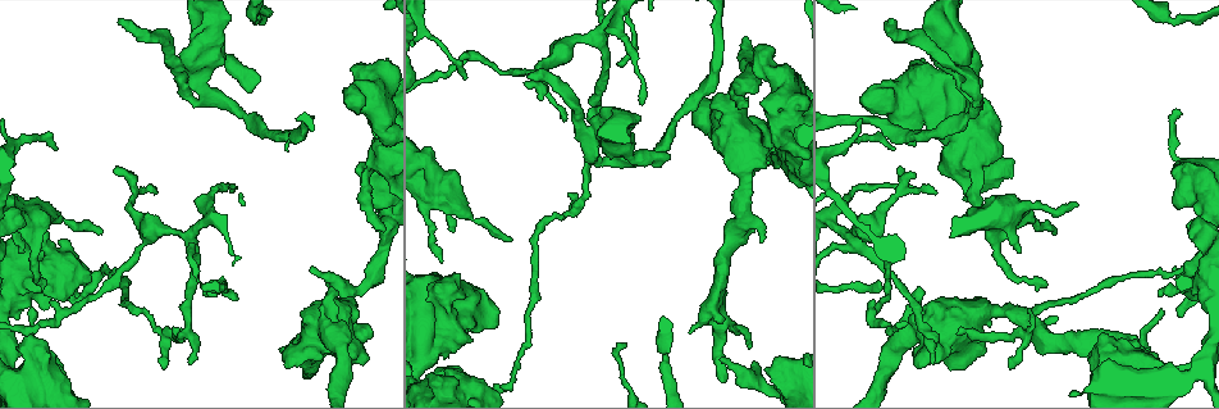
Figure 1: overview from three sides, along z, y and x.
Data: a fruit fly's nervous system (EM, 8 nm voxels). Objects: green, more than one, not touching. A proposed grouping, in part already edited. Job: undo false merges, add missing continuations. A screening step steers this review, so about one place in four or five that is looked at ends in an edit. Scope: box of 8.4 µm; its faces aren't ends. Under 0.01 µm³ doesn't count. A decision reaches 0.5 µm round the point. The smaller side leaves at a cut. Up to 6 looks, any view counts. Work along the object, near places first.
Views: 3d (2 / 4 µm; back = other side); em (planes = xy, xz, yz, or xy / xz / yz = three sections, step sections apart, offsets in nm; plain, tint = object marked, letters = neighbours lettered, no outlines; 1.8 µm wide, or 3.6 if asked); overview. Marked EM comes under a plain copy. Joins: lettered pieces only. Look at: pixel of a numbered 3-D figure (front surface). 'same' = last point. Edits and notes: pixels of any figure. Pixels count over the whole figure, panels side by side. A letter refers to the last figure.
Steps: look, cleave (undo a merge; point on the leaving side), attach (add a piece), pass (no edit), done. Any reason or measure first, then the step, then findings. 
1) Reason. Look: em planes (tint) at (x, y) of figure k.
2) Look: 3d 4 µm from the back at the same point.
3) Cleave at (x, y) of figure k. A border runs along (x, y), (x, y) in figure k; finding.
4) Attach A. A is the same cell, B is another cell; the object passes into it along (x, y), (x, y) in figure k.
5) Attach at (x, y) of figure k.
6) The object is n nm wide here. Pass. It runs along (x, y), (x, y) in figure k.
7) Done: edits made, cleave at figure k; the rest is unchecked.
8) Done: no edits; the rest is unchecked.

Four or more arms meet. Look: 3d 4 µm at (169, 231) of figure 1.

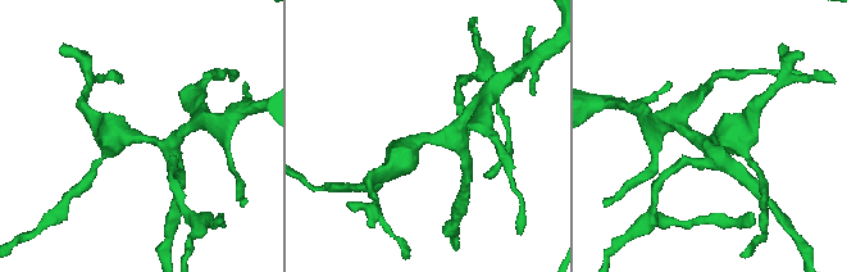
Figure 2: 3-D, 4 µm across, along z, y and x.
Look: em planes (letters) at (716, 135) of figure 2.

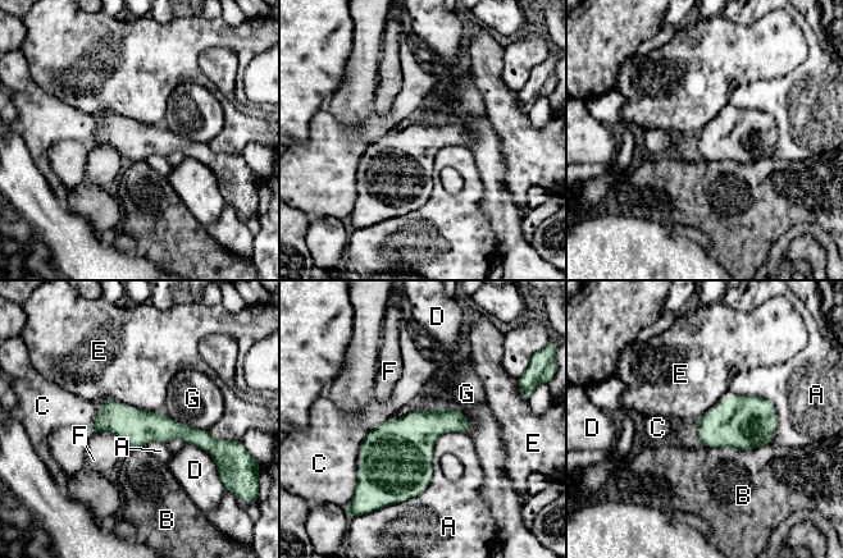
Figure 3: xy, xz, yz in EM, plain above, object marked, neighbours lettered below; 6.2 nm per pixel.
Pass. A, B, C, D, E, F and G are other cells; it runs along (96, 426), (178, 429), (210, 443) in figure 3; continuous, no second neuron.

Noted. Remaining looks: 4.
Tapers out. Look: 3d 2 µm at (642, 102) of figure 1.

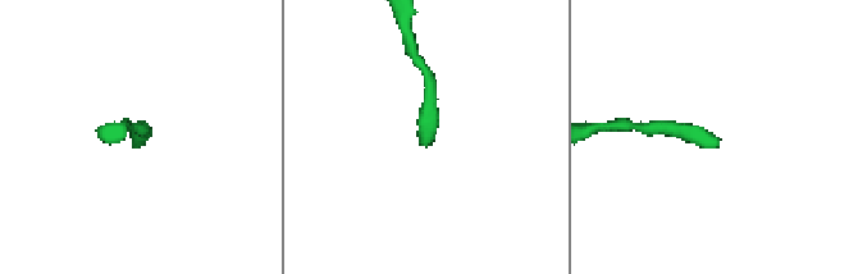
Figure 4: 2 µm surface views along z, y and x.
Look: em xy step 4 (letters) at (718, 145) of figure 4.

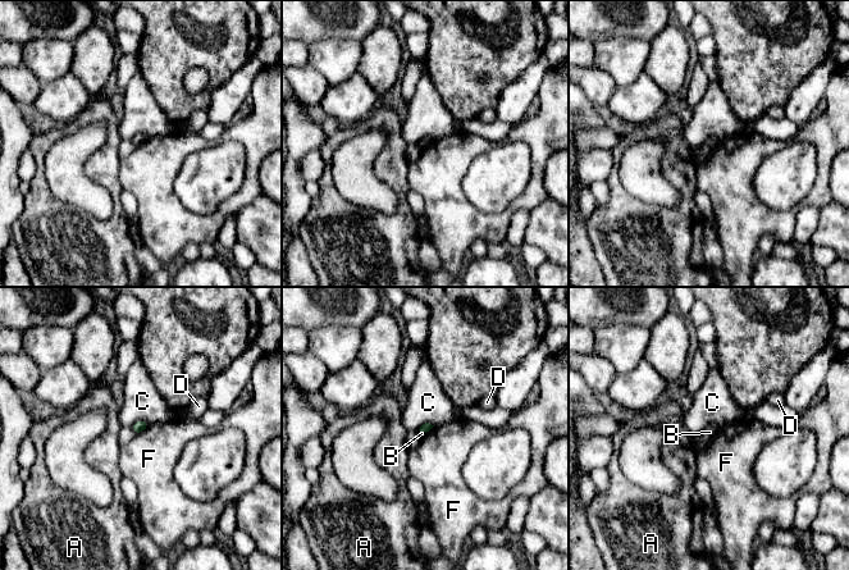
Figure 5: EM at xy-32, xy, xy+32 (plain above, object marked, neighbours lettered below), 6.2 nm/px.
Cut it another way. Look: em planes (letters) at the same point.

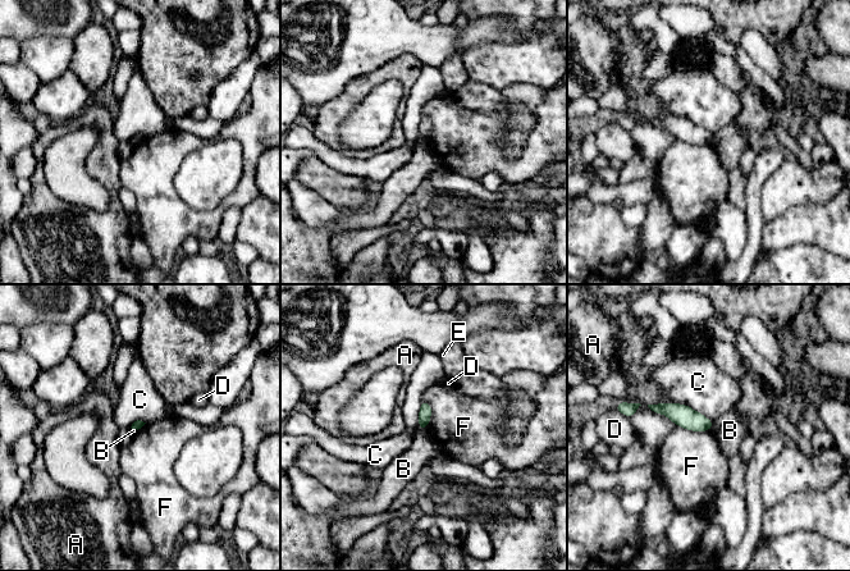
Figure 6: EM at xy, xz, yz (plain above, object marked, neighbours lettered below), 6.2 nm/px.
The longest contact is with C, 260 nm. Pass. A, B, C, D, E and F are other cells; none of them fits.

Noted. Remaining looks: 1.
Done: no edits; the rest is unchecked.

